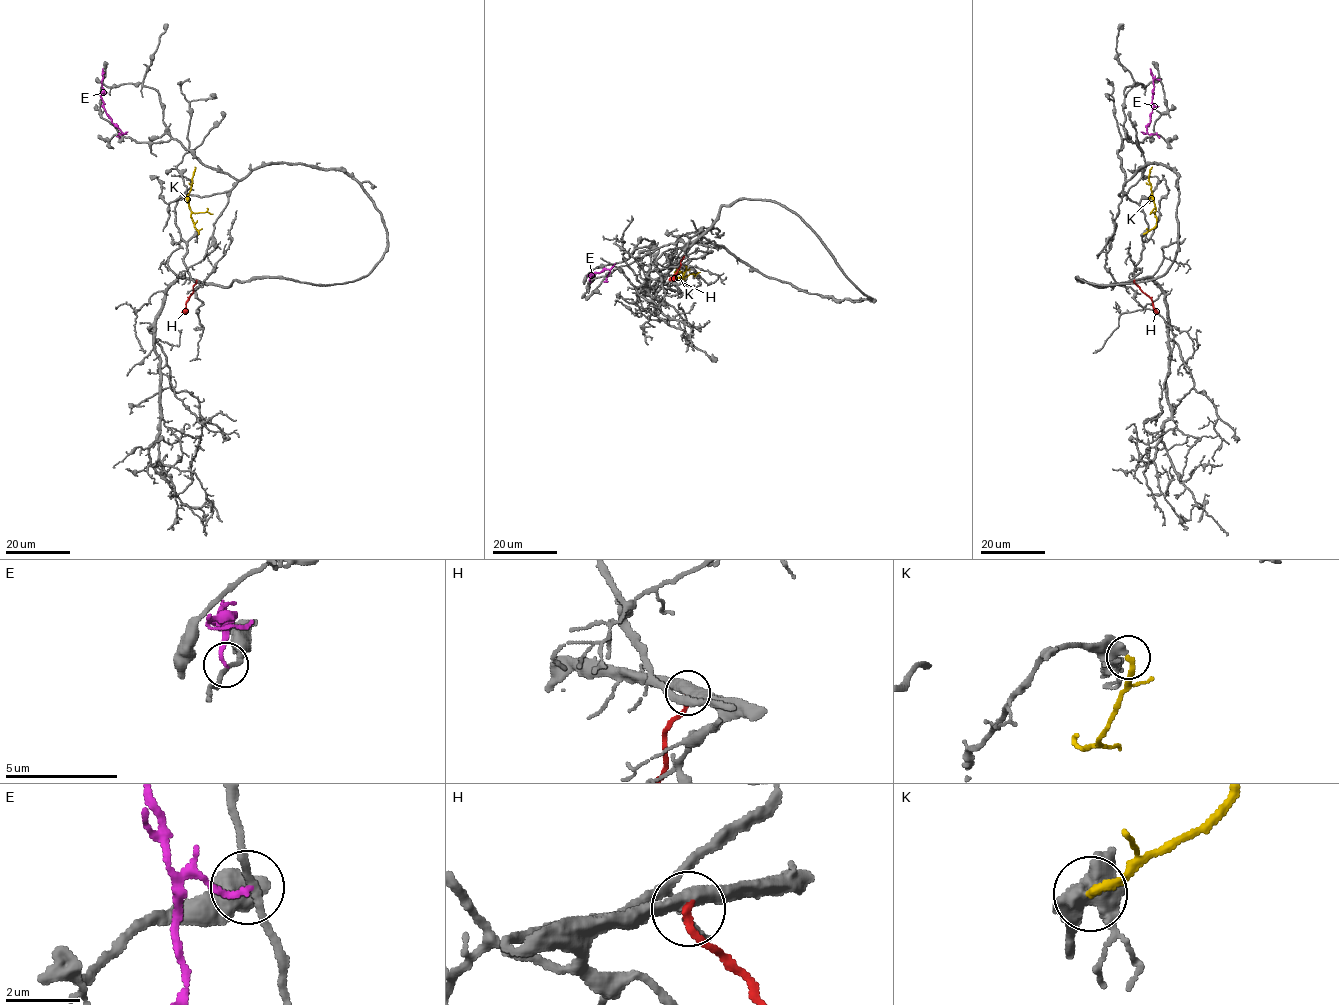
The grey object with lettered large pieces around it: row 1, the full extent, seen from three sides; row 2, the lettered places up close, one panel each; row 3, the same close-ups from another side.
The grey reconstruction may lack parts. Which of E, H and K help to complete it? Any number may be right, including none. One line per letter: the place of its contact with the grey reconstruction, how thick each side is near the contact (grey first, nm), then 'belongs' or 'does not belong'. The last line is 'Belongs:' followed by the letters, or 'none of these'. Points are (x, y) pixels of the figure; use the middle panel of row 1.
E: meets grey at (590, 282); 180 nm thick on the grey side, 150 nm on the other; does not belong
H: meets grey at (684, 256); 440 nm thick on the grey side, 240 nm on the other; does not belong
K: meets grey at (686, 266); 480 nm thick on the grey side, 240 nm on the other; belongs
Belongs: K

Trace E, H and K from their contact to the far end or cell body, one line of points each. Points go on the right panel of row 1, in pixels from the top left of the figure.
E: (1159, 79), (1153, 79), (1153, 105), (1146, 129), (1149, 135), (1156, 134), (1159, 138)
H: (1134, 281), (1151, 299), (1157, 313)
K: (1144, 234), (1156, 225), (1157, 219), (1149, 181), (1152, 167)

